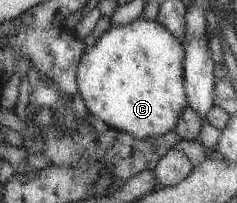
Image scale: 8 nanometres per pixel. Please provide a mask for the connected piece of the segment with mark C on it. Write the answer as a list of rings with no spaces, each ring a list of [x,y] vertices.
[[[140,17],[139,19],[133,20],[130,24],[110,27],[104,34],[98,38],[96,44],[87,48],[82,58],[77,72],[77,83],[79,93],[83,99],[83,103],[87,110],[95,117],[103,120],[110,128],[127,132],[132,136],[139,139],[145,139],[148,137],[159,137],[171,130],[175,130],[178,117],[182,114],[184,108],[188,106],[187,96],[185,93],[185,74],[183,71],[183,60],[185,57],[185,48],[182,42],[180,42],[171,32],[168,32],[164,26],[159,22],[151,21]]]

